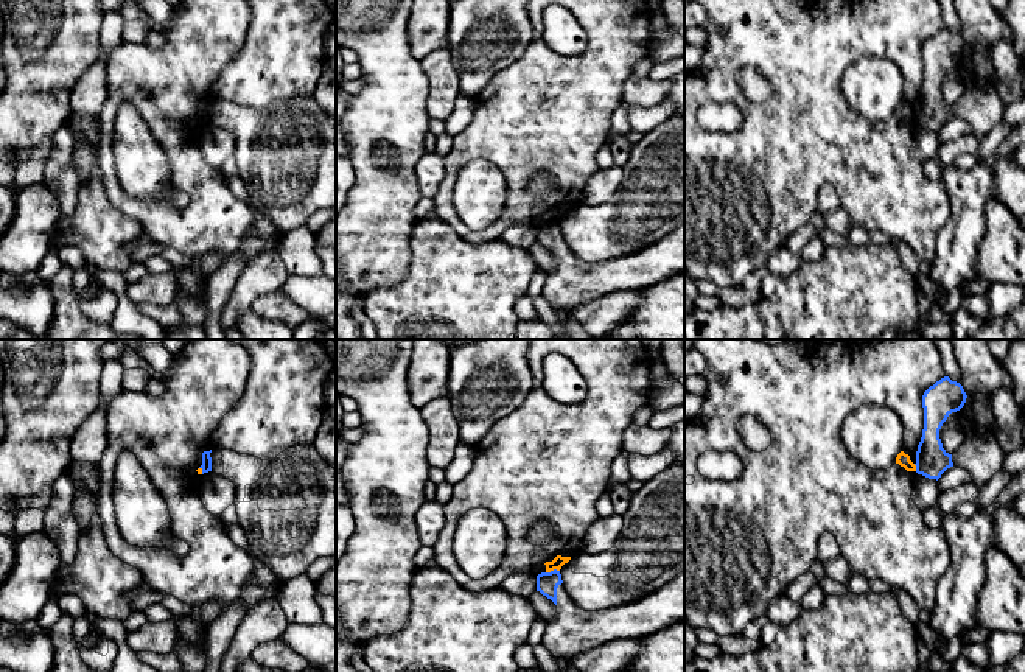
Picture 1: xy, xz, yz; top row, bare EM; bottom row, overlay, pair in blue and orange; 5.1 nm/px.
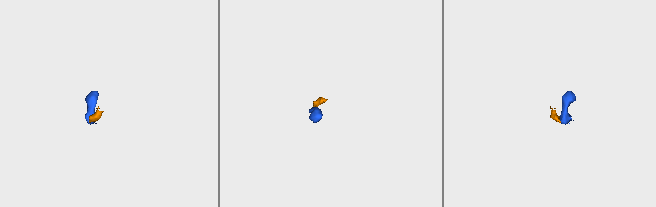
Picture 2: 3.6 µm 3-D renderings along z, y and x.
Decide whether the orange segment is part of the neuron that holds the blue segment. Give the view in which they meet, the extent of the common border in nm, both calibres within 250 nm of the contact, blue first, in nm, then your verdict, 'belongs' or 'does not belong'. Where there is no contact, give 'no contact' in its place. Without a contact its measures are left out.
meets blue in xz; contact 70 nm long; 110 nm thick on the blue side, 60 nm on the other; does not belong

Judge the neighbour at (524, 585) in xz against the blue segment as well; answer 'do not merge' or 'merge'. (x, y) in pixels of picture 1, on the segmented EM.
do not merge

